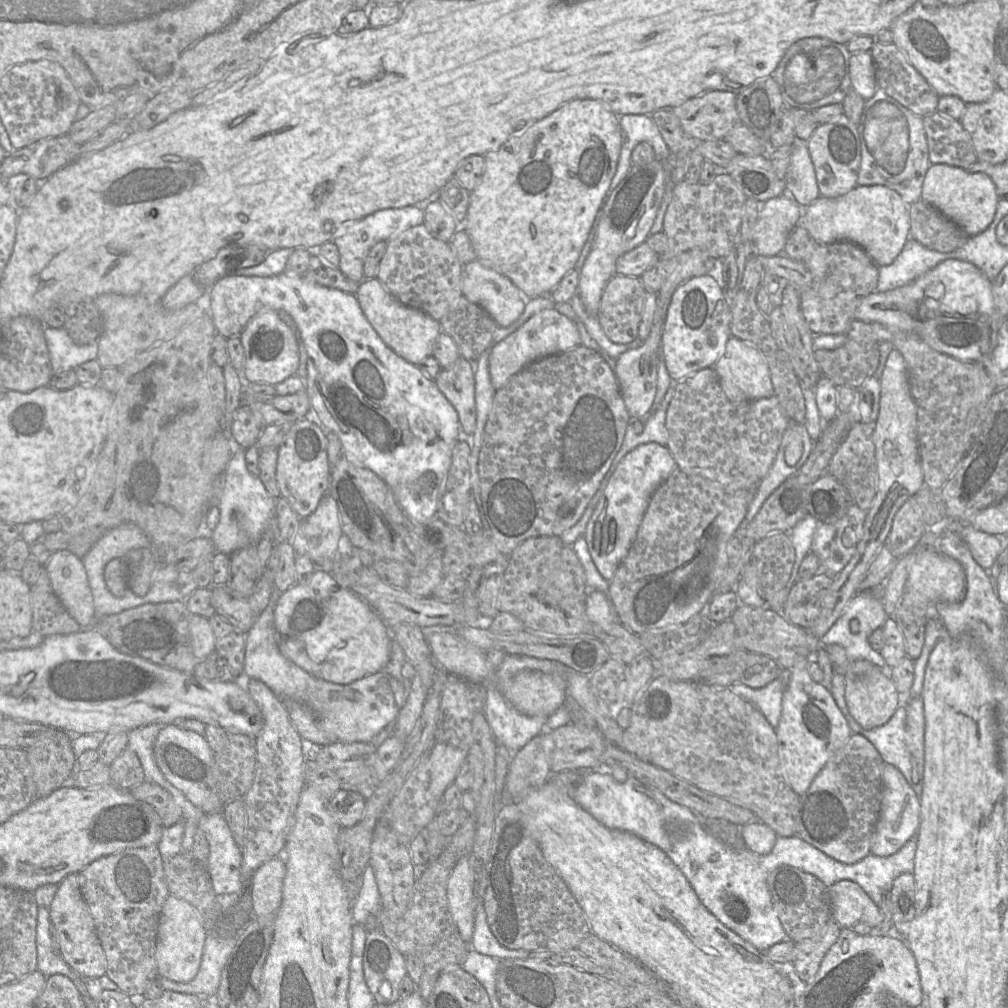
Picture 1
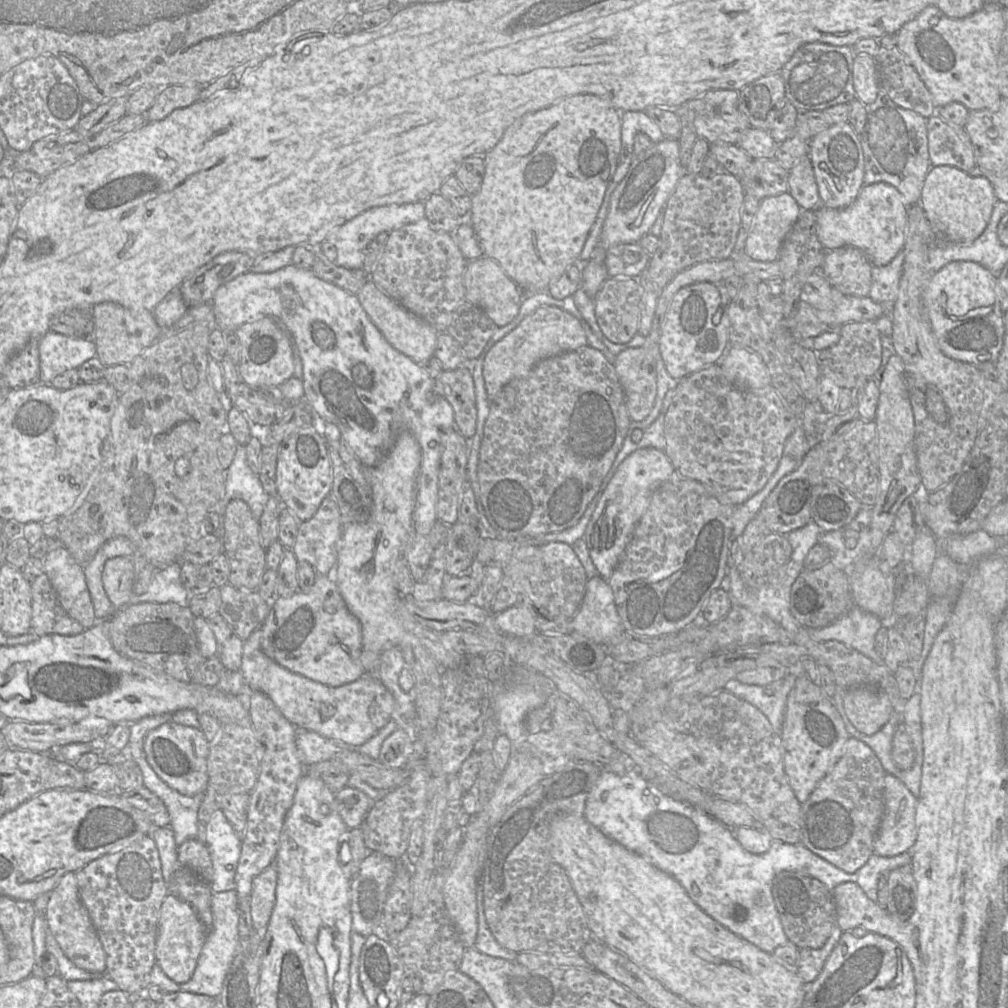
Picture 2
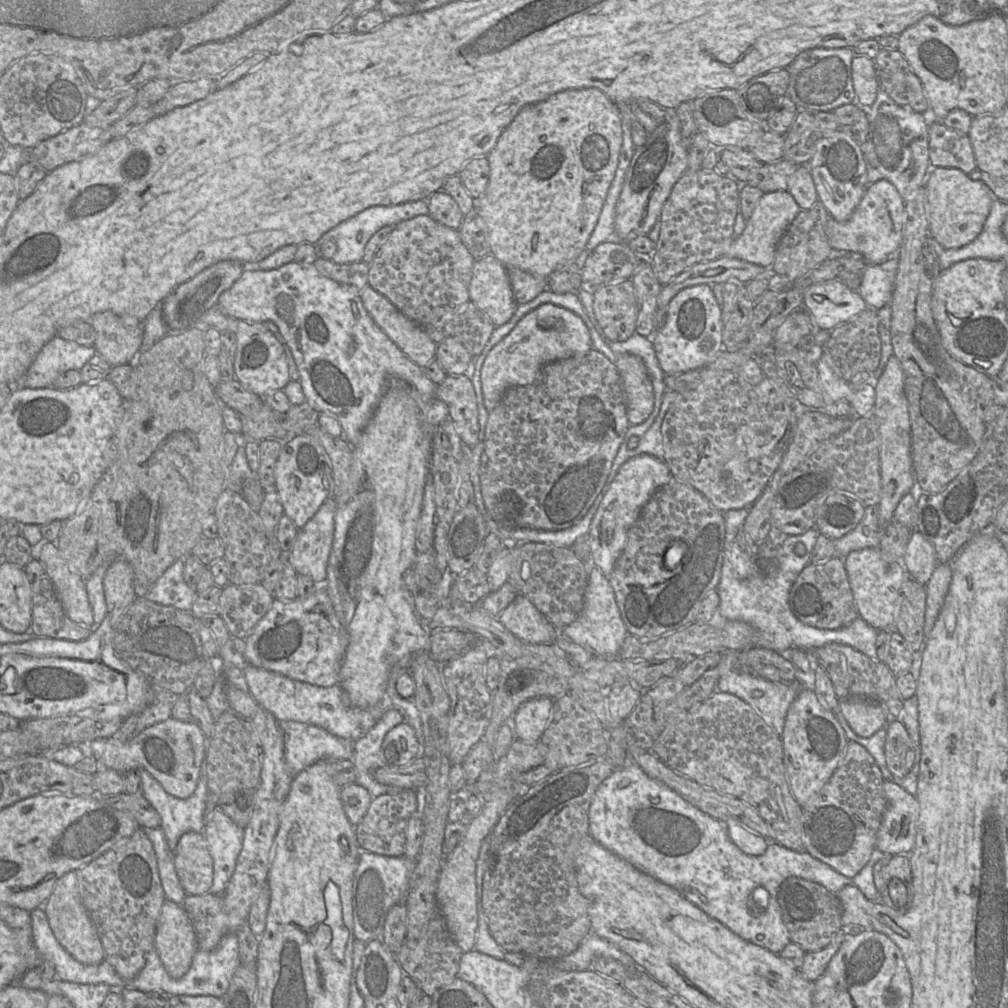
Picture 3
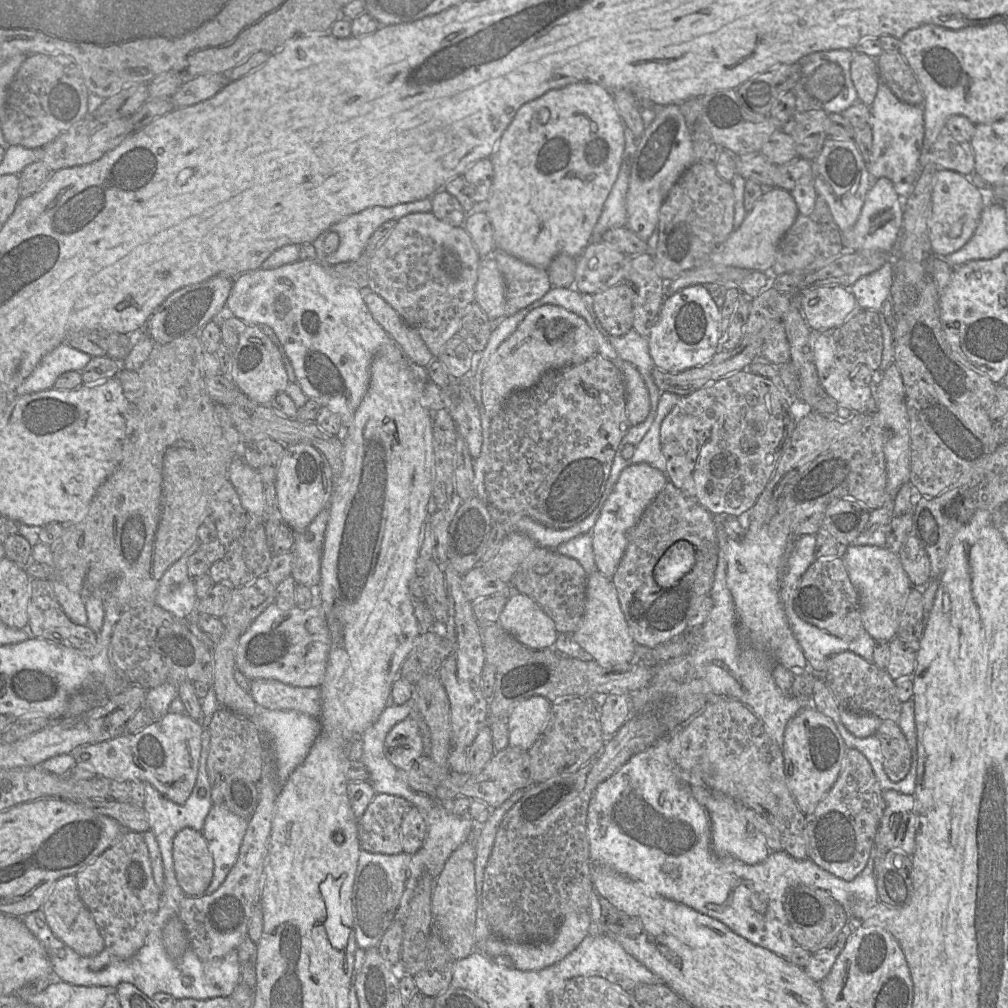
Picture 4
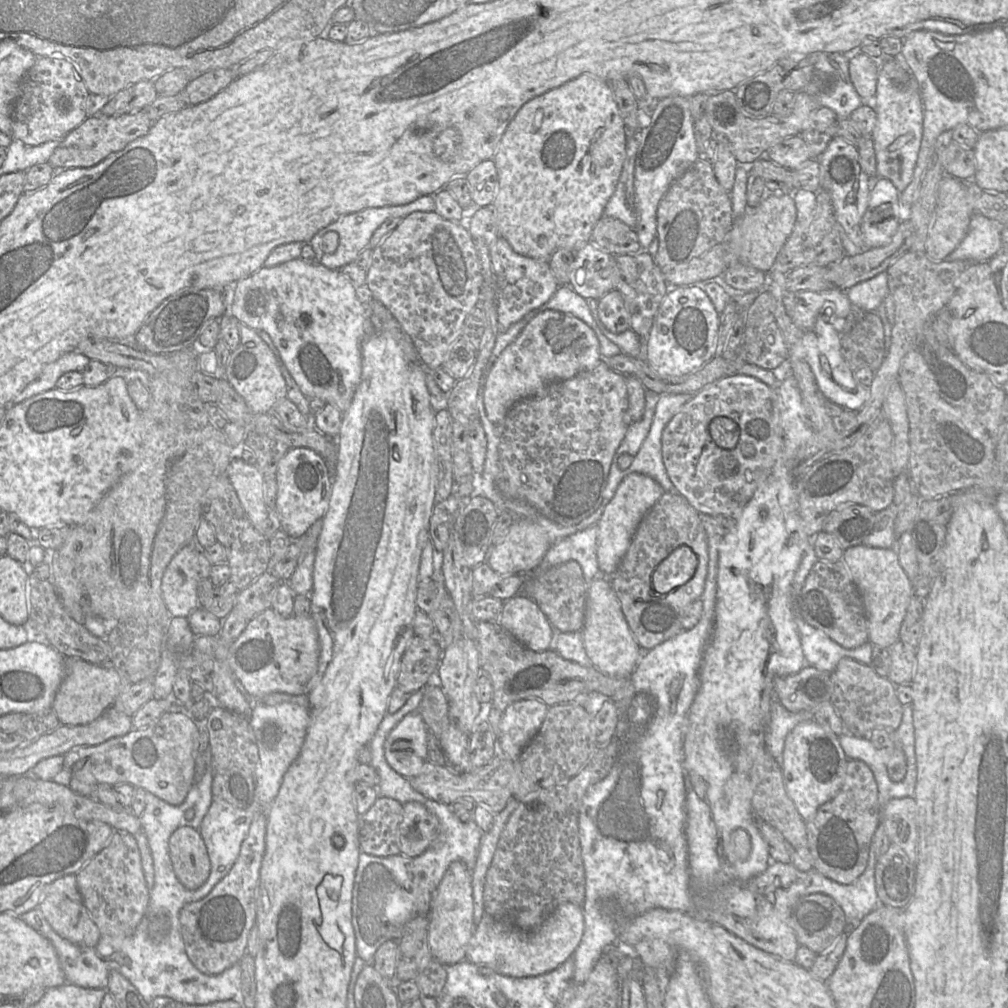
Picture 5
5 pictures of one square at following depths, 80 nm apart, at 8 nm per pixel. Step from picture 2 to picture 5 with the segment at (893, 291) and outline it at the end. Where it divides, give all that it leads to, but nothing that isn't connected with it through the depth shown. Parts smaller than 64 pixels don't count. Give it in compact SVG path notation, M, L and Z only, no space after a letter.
M887 271L852 286L846 293L853 307L875 311L889 294Z

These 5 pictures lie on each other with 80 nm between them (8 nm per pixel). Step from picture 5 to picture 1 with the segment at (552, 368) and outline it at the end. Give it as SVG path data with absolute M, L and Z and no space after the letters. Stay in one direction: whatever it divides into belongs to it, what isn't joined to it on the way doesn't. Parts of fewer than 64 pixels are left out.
M554 309L541 310L493 347L488 359L491 383L497 391L530 363L546 356L569 351L580 345L580 334L574 322Z

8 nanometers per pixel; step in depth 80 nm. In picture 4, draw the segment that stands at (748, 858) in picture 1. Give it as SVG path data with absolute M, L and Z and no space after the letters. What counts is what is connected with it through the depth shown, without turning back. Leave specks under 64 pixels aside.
M664 737L646 750L633 755L595 789L588 805L586 822L589 856L593 865L608 867L639 881L665 898L722 922L749 942L783 958L788 958L796 945L784 909L784 896L788 888L803 885L823 889L846 911L850 910L850 901L854 897L870 906L878 903L874 876L874 861L879 855L876 845L871 849L867 865L852 881L834 876L809 858L795 859L784 850L770 852L764 861L753 865L732 856L718 855L711 845L709 815L692 796L690 784L684 773L669 757L668 742L668 737Z

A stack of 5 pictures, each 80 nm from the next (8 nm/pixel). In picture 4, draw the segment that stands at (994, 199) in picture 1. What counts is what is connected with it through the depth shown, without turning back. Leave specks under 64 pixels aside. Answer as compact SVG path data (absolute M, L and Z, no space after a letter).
M938 169L933 178L929 237L937 257L945 257L962 248L973 236L986 206L986 195L966 176L952 170Z

